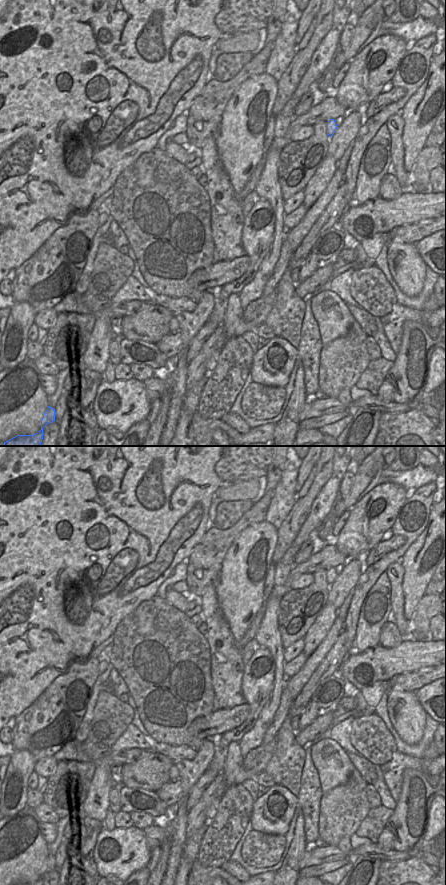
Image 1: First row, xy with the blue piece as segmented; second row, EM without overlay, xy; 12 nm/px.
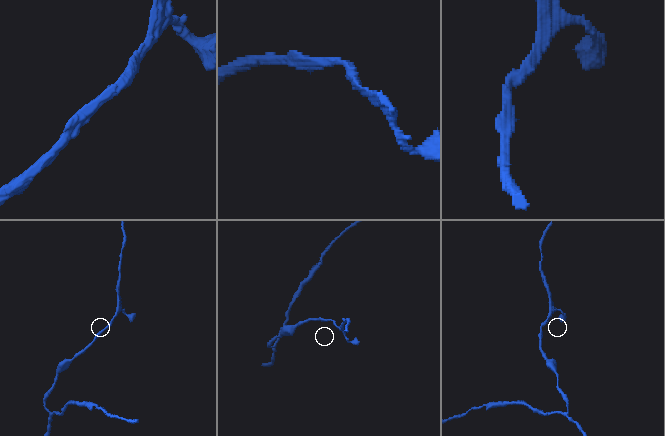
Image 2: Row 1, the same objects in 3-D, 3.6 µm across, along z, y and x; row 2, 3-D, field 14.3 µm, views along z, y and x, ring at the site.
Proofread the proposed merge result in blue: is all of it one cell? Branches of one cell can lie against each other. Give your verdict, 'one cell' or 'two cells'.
one cell

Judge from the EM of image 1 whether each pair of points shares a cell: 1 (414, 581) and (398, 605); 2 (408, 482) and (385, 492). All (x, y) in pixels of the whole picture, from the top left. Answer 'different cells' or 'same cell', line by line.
1: different cells
2: different cells

